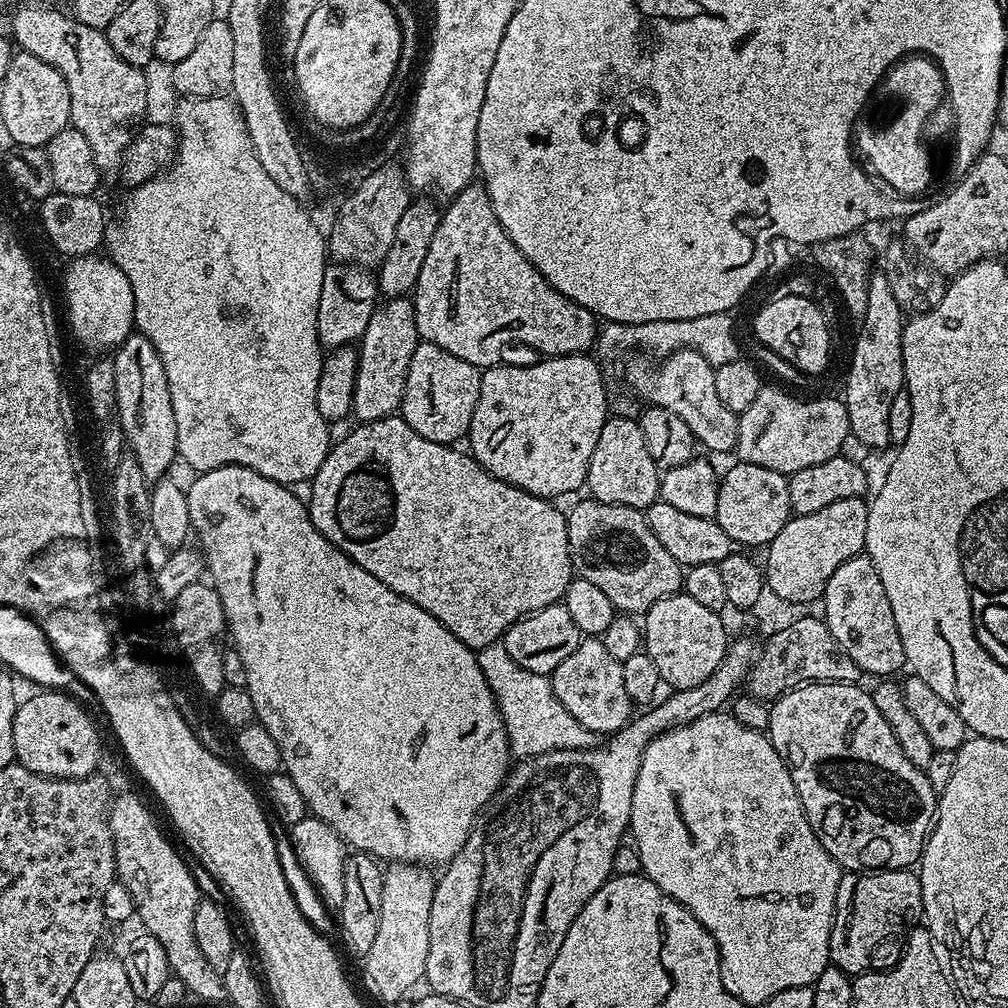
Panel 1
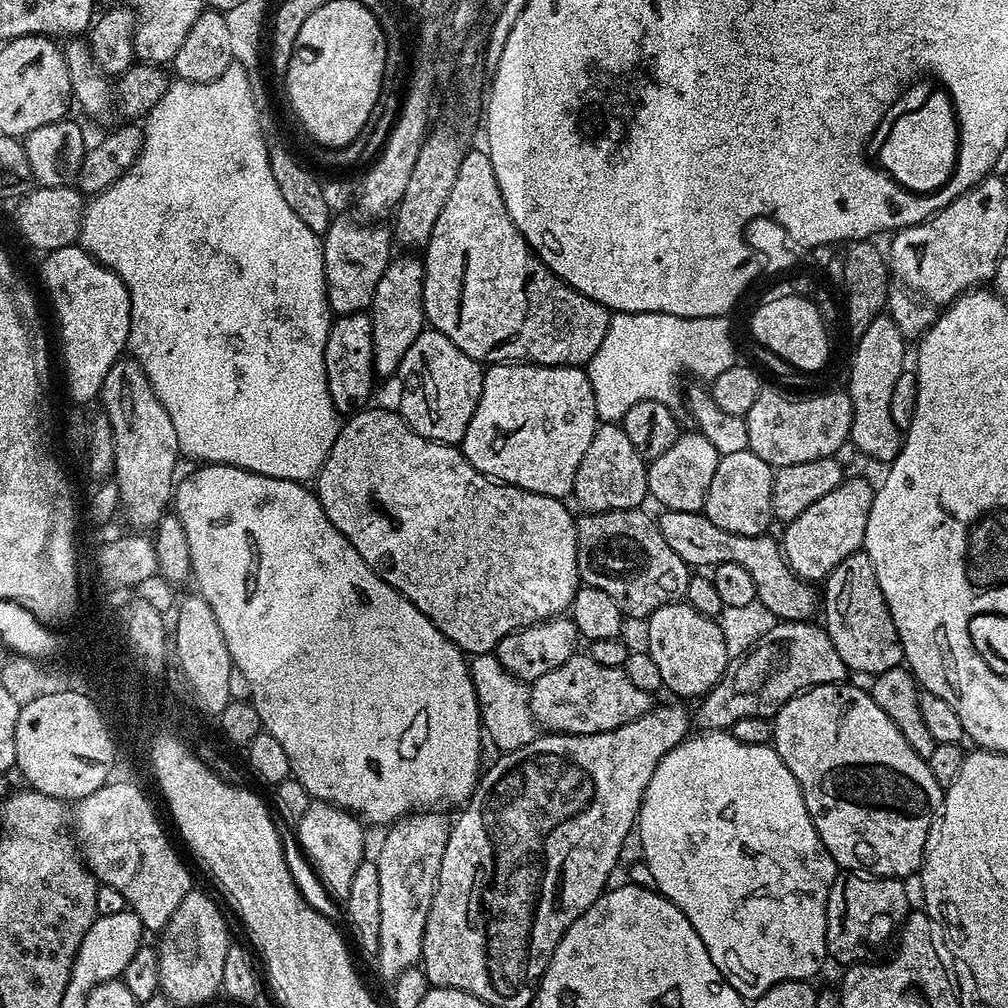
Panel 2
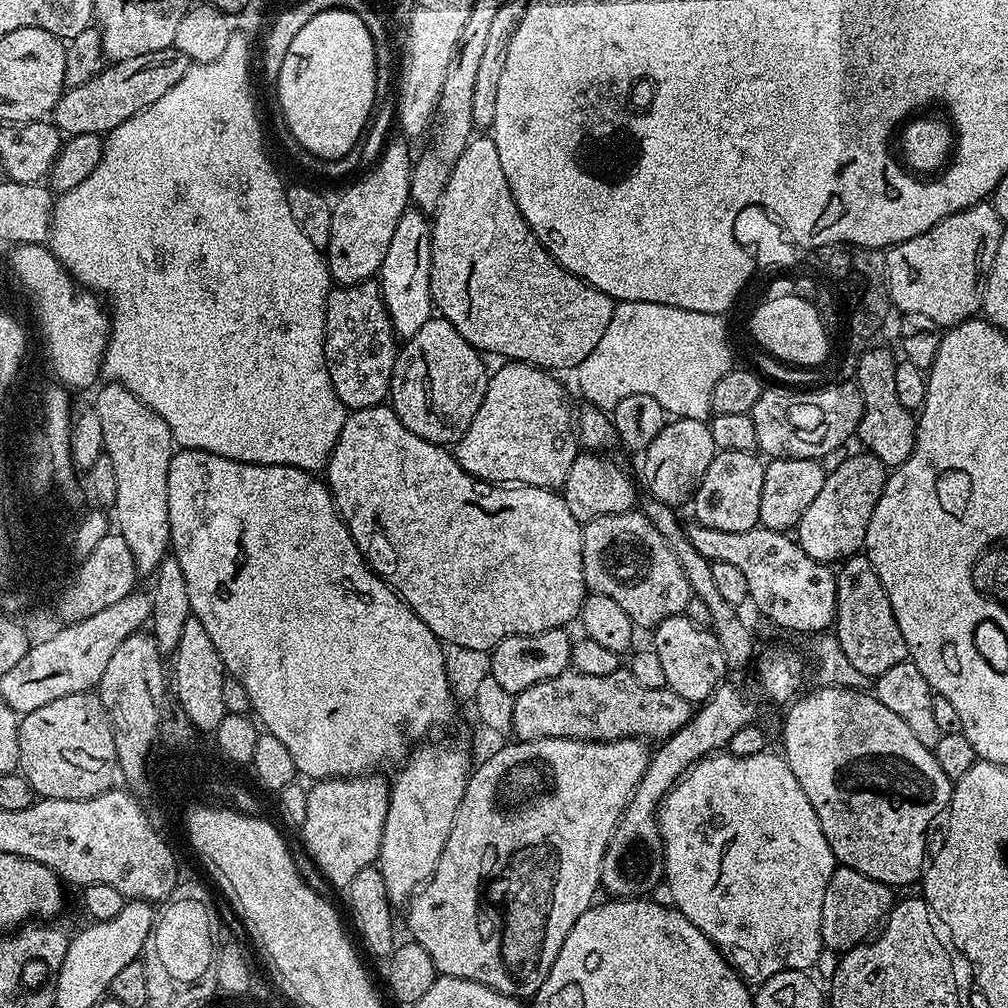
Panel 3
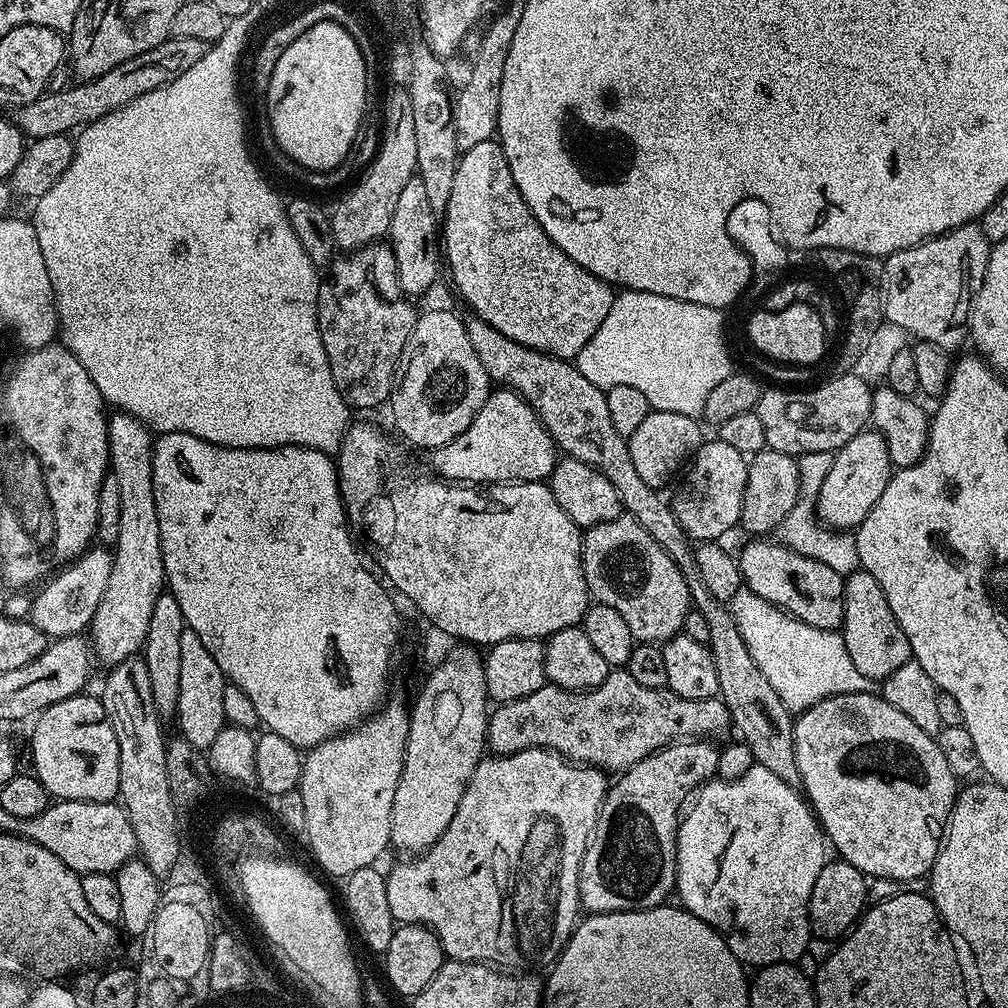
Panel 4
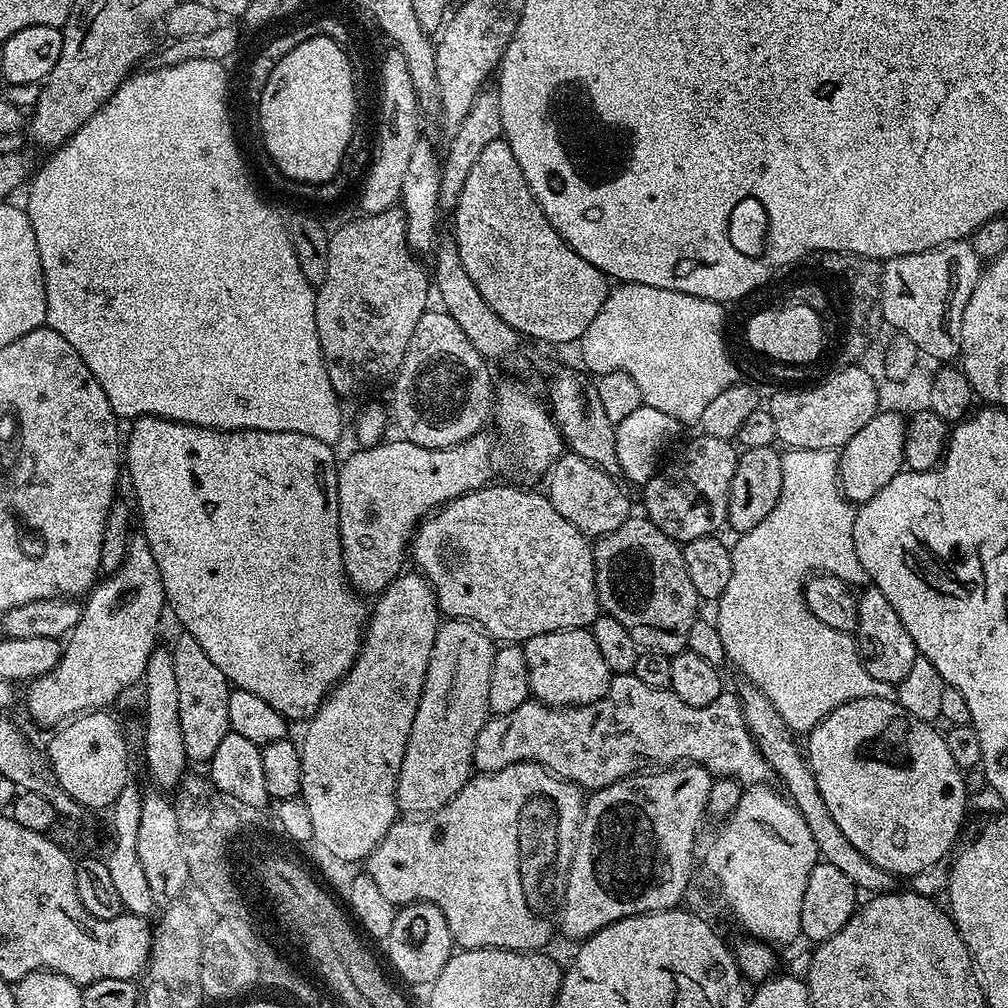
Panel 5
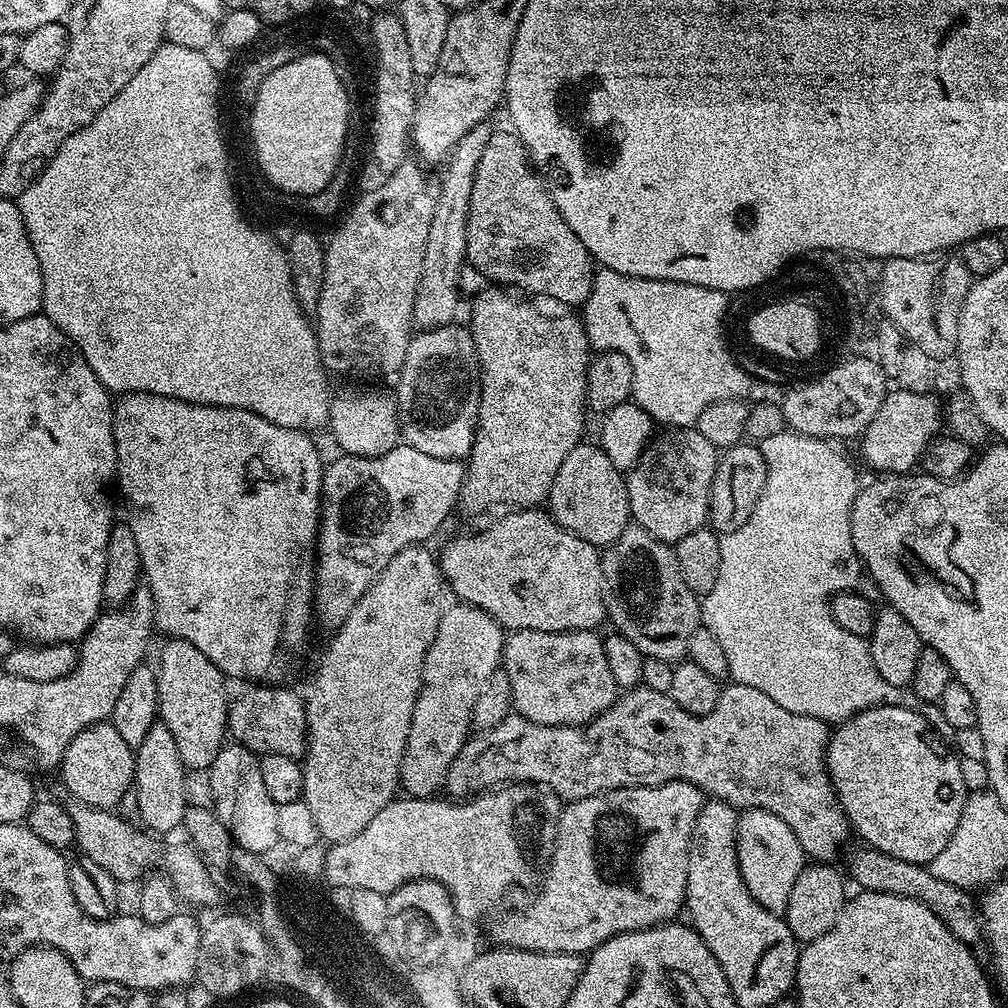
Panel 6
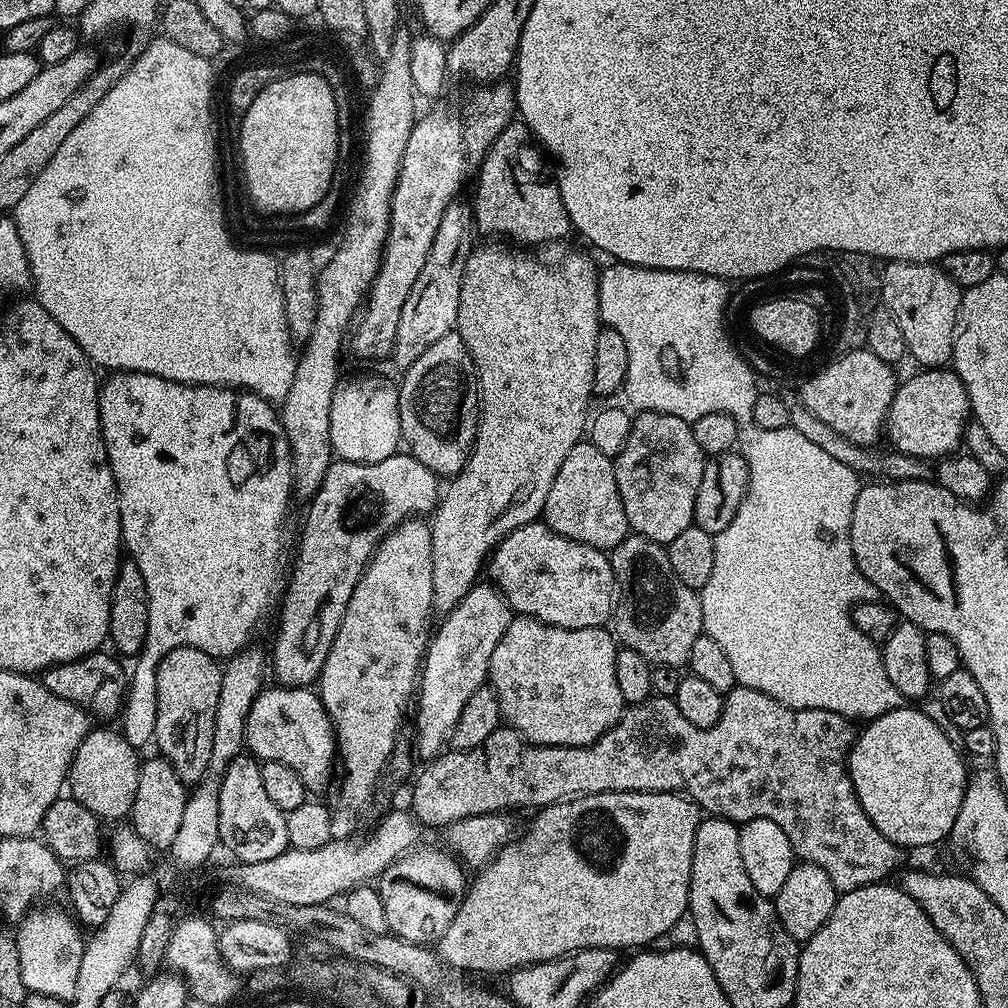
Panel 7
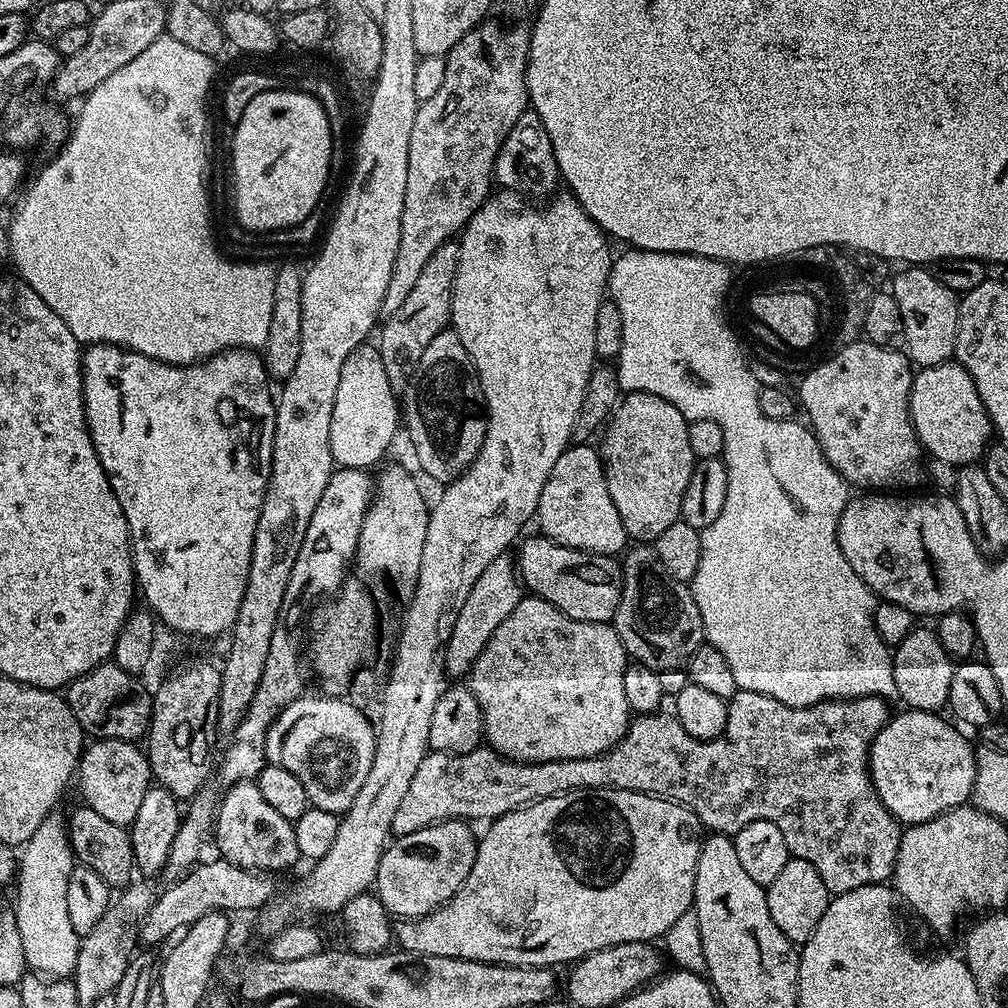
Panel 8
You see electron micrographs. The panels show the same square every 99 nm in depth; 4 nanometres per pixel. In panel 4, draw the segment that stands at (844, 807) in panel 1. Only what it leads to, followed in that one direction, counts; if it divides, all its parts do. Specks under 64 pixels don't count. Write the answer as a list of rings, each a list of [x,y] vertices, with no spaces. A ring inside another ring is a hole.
[[[847,692],[826,698],[805,712],[795,717],[792,725],[794,730],[794,750],[798,758],[799,787],[806,797],[829,845],[836,847],[835,855],[841,860],[850,862],[858,871],[868,878],[890,878],[894,881],[909,880],[919,876],[927,877],[931,873],[936,855],[940,853],[942,833],[945,831],[948,817],[952,814],[952,805],[956,803],[958,795],[958,781],[954,774],[950,774],[950,766],[946,766],[946,758],[942,758],[942,750],[938,750],[938,742],[934,736],[926,734],[919,726],[914,726],[902,710],[894,710],[890,702],[884,700],[883,695],[876,692]]]

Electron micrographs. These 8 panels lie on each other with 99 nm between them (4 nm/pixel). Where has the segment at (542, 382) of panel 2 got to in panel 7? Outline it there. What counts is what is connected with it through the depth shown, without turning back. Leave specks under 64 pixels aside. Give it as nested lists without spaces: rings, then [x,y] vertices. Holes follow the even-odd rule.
[[[395,454],[382,461],[374,462],[373,464],[359,464],[354,461],[341,460],[339,458],[333,459],[332,465],[326,470],[326,474],[322,478],[322,486],[316,491],[315,496],[311,497],[308,508],[308,517],[304,520],[304,529],[300,532],[300,553],[295,553],[294,563],[290,568],[290,575],[286,589],[284,591],[282,601],[278,606],[278,613],[280,612],[280,625],[276,628],[276,641],[272,644],[272,652],[270,648],[270,672],[277,676],[279,683],[284,686],[291,686],[293,688],[307,688],[315,685],[320,679],[320,671],[322,666],[326,666],[326,658],[330,654],[330,646],[334,642],[334,638],[338,634],[338,626],[342,626],[342,618],[346,614],[346,606],[350,602],[350,594],[354,594],[354,586],[358,586],[360,575],[371,560],[373,552],[376,551],[380,541],[392,531],[393,528],[400,527],[409,517],[416,518],[425,512],[431,513],[435,509],[441,495],[442,484],[438,479],[436,473],[431,472],[426,466],[422,466],[422,462],[418,462],[410,454]]]

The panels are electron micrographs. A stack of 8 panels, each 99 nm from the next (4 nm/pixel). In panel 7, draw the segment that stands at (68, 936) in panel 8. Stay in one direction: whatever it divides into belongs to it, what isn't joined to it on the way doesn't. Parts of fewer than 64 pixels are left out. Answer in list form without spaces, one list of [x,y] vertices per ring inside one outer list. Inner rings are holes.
[[[44,907],[29,912],[19,921],[17,928],[20,929],[14,932],[22,982],[29,993],[37,992],[70,1002],[78,986],[78,966],[82,966],[86,940],[83,935],[80,937],[81,929],[67,911],[64,913],[60,908]]]

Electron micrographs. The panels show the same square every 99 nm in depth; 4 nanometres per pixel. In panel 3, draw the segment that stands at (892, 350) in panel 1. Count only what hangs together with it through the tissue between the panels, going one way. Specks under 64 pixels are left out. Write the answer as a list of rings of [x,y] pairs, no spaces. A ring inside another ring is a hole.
[[[869,347],[860,356],[854,375],[854,383],[864,400],[864,413],[860,419],[858,440],[872,455],[877,456],[885,466],[895,470],[912,456],[916,441],[917,417],[898,402],[898,389],[894,386],[894,370],[898,363],[884,348]]]

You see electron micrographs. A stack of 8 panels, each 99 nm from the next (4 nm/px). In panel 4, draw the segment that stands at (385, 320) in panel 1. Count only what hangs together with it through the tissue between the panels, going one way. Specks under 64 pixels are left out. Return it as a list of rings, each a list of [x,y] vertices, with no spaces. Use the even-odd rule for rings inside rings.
[[[419,178],[406,182],[402,195],[394,206],[394,218],[390,218],[390,230],[387,239],[398,270],[398,282],[404,295],[409,298],[420,296],[432,288],[440,268],[442,272],[442,252],[438,247],[438,217],[430,210],[430,198],[426,195],[426,186]]]

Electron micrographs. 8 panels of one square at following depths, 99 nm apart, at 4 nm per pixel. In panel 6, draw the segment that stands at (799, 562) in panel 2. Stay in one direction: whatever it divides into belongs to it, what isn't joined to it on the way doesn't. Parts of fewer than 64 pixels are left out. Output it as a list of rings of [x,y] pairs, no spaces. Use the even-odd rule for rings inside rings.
[[[901,387],[895,391],[885,395],[882,406],[878,406],[878,414],[874,414],[859,441],[869,466],[877,468],[880,474],[911,473],[915,469],[912,467],[921,463],[924,451],[942,428],[942,404],[935,400],[935,395],[911,392]]]

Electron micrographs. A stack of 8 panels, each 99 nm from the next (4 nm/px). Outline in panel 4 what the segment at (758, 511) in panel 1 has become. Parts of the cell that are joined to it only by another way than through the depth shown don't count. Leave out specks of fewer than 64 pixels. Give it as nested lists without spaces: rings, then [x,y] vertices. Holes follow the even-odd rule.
[[[719,438],[712,440],[705,439],[700,447],[696,449],[695,456],[691,457],[690,467],[687,469],[688,481],[676,492],[676,497],[671,497],[670,503],[674,510],[674,518],[682,526],[682,530],[693,542],[716,542],[724,536],[733,527],[734,529],[740,523],[742,514],[742,502],[744,491],[746,490],[746,480],[748,478],[749,461],[734,446],[722,442]]]

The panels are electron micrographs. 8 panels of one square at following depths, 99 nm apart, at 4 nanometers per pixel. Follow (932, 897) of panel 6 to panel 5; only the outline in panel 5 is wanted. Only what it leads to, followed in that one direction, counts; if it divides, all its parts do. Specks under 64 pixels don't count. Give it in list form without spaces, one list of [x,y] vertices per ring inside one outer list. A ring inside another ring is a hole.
[[[744,682],[741,685],[738,695],[742,706],[742,718],[746,722],[746,730],[750,730],[752,740],[758,746],[764,761],[767,762],[771,775],[777,776],[784,783],[783,791],[788,799],[802,814],[802,818],[806,818],[806,827],[810,829],[810,834],[814,838],[814,846],[818,846],[820,860],[842,870],[842,874],[846,874],[846,878],[850,878],[850,882],[854,882],[854,886],[861,893],[883,894],[893,891],[894,877],[892,873],[882,870],[882,866],[876,866],[874,862],[870,862],[870,858],[866,858],[861,852],[854,850],[854,846],[850,846],[846,834],[842,834],[842,830],[838,830],[834,818],[830,818],[830,810],[826,810],[826,802],[822,802],[818,782],[814,782],[814,774],[810,770],[805,753],[802,751],[801,745],[800,748],[796,745],[797,737],[792,729],[786,726],[786,722],[782,722],[782,714],[778,714],[778,710],[774,710],[774,702],[770,702],[770,698],[766,698],[766,694],[762,694],[762,690],[758,690],[752,684]]]

